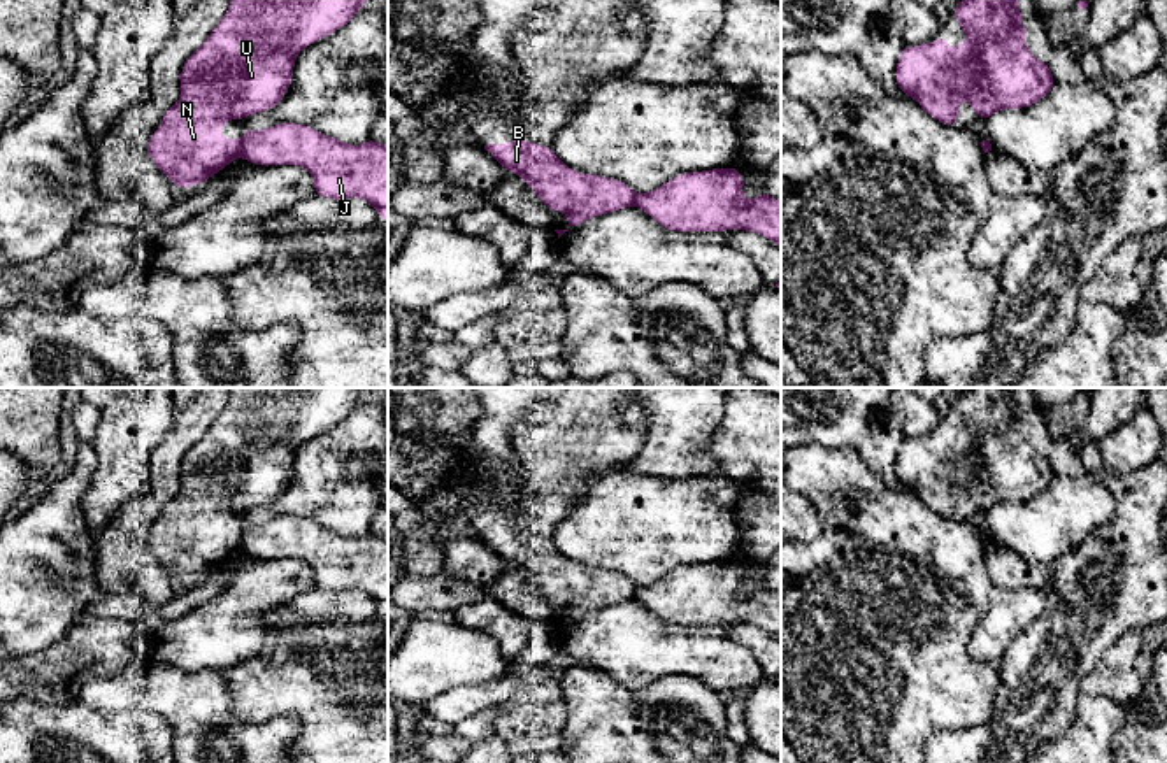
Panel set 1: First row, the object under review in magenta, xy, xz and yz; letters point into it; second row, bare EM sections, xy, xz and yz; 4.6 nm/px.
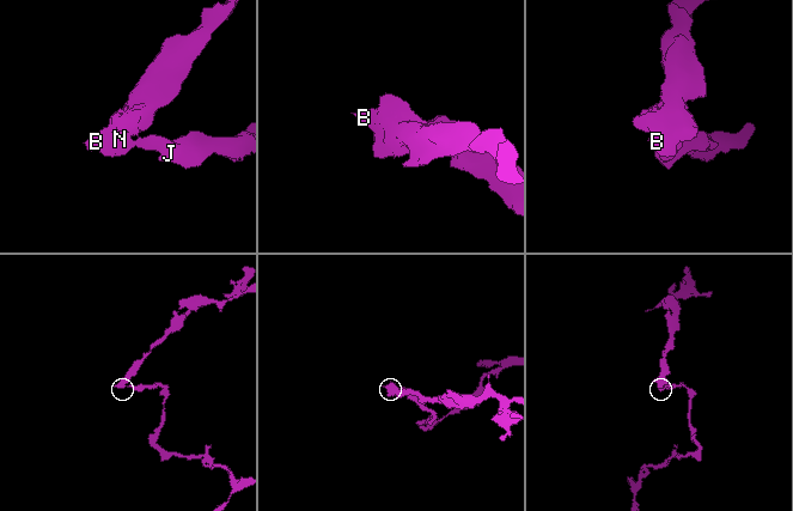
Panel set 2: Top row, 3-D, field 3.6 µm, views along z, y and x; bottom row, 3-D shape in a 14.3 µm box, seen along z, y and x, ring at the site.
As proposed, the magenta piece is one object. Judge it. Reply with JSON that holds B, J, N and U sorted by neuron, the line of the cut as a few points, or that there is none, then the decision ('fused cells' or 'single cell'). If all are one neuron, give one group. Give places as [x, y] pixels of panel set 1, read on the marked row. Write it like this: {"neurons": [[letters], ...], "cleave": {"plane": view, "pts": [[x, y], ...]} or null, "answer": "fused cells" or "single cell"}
{"neurons": [["B", "N", "U"], ["J"]], "cleave": {"plane": "xy", "pts": [[243, 141], [239, 155]]}, "answer": "fused cells"}

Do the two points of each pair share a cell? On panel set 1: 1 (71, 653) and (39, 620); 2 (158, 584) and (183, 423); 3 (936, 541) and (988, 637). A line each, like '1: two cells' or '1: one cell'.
1: two cells
2: one cell
3: one cell

